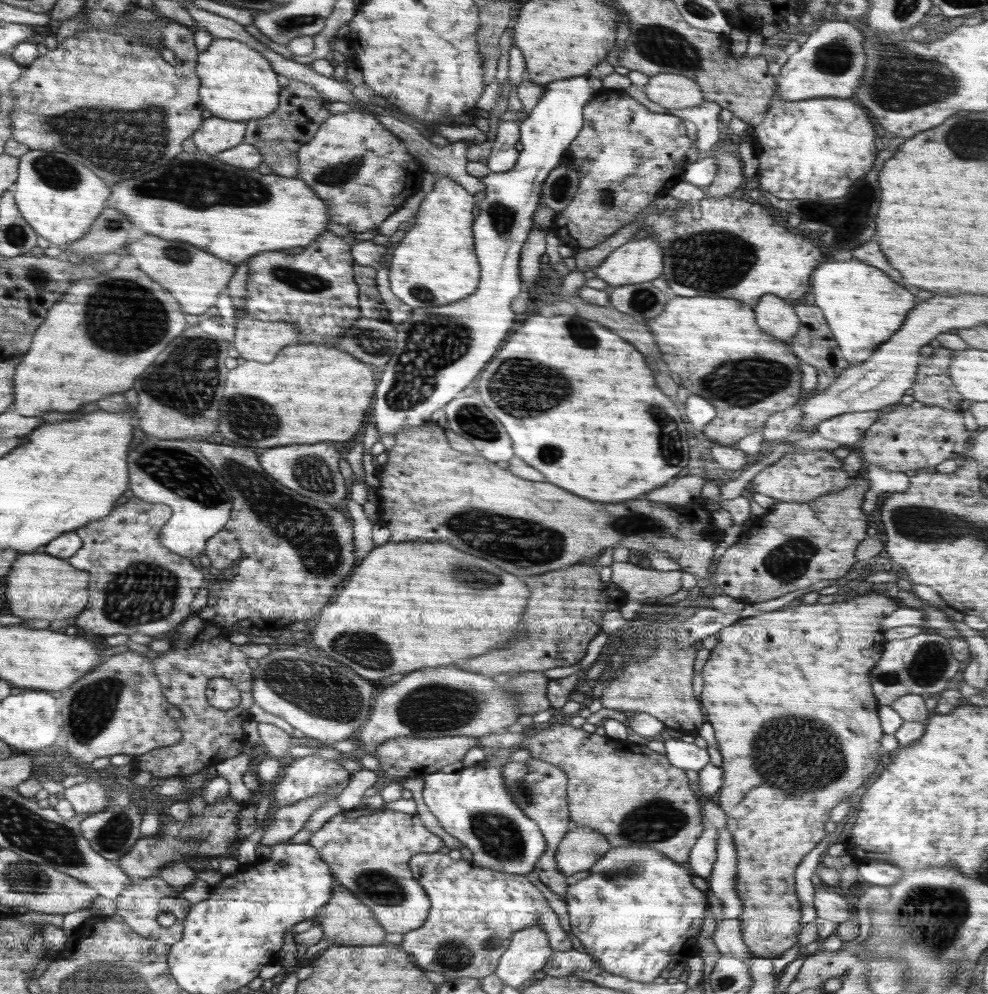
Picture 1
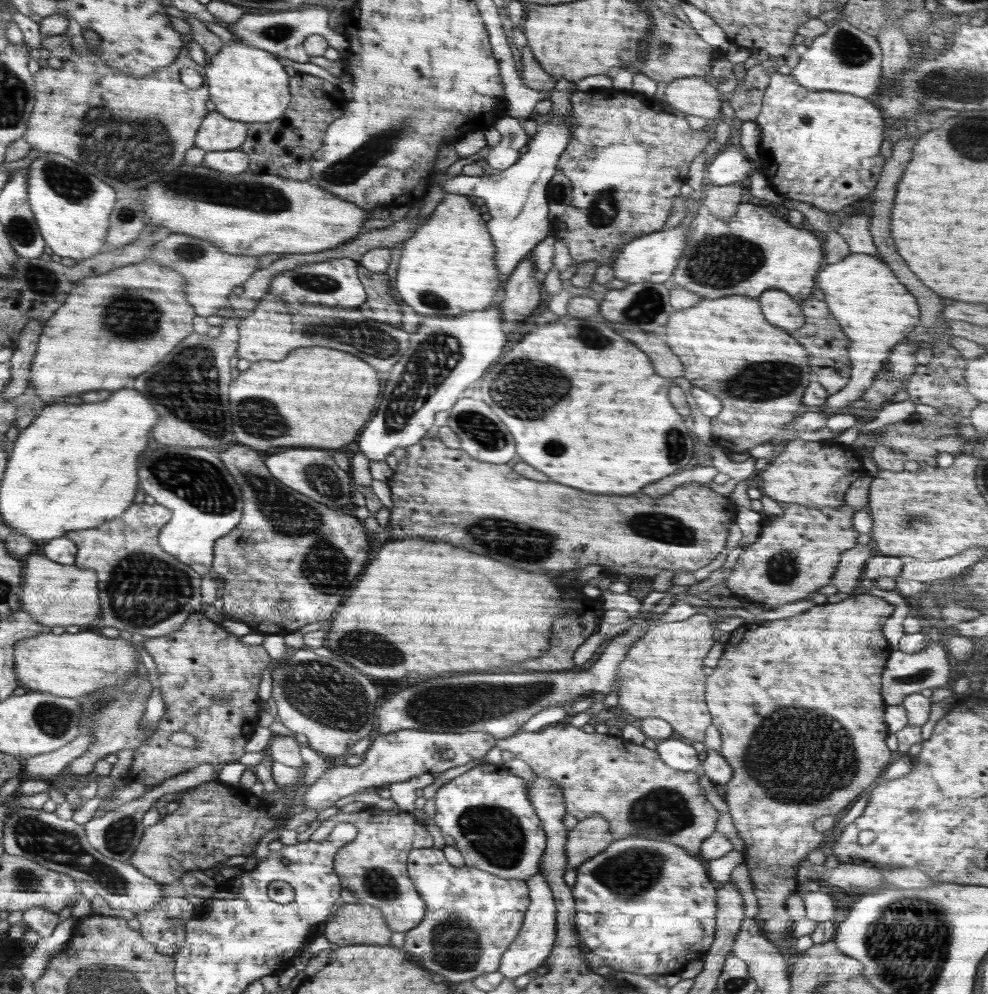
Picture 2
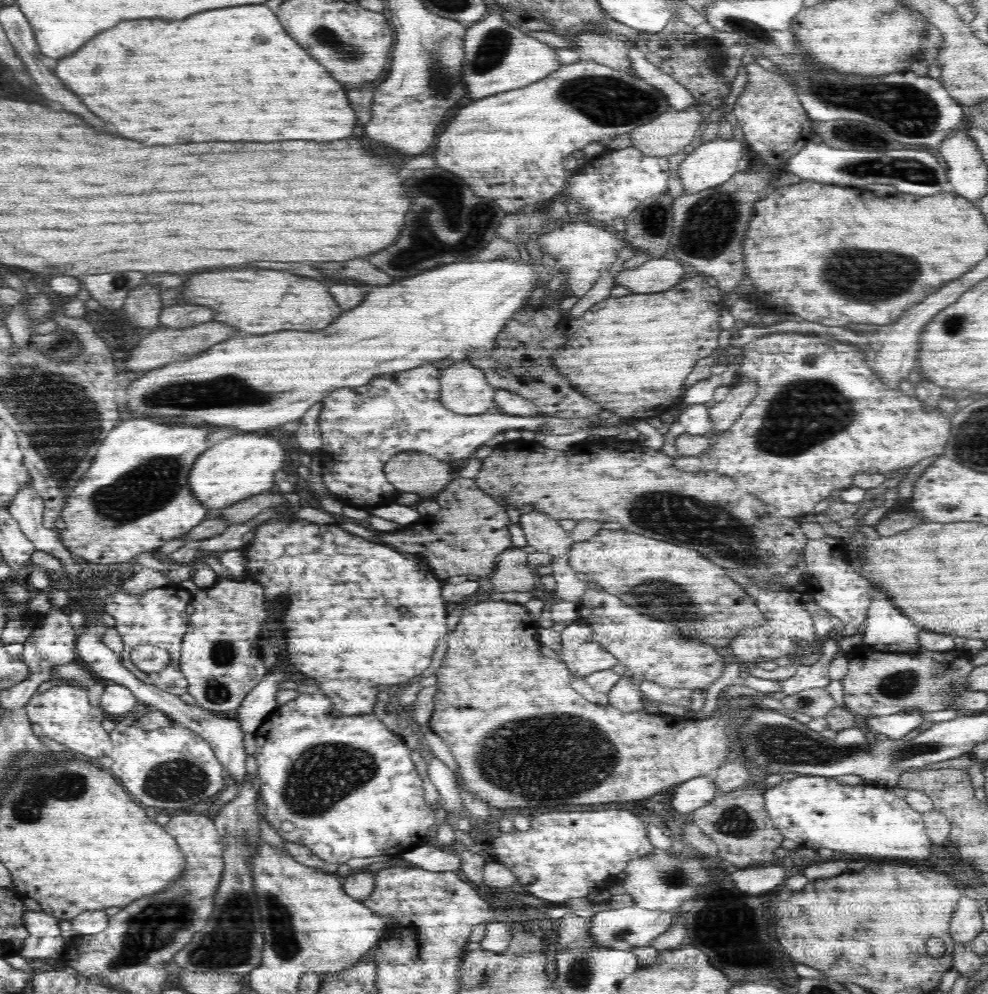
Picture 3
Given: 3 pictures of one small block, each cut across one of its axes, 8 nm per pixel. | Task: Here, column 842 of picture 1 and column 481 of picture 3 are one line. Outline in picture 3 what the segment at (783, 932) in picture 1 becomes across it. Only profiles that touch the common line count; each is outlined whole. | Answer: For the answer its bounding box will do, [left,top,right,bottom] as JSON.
[429,599,746,810]

